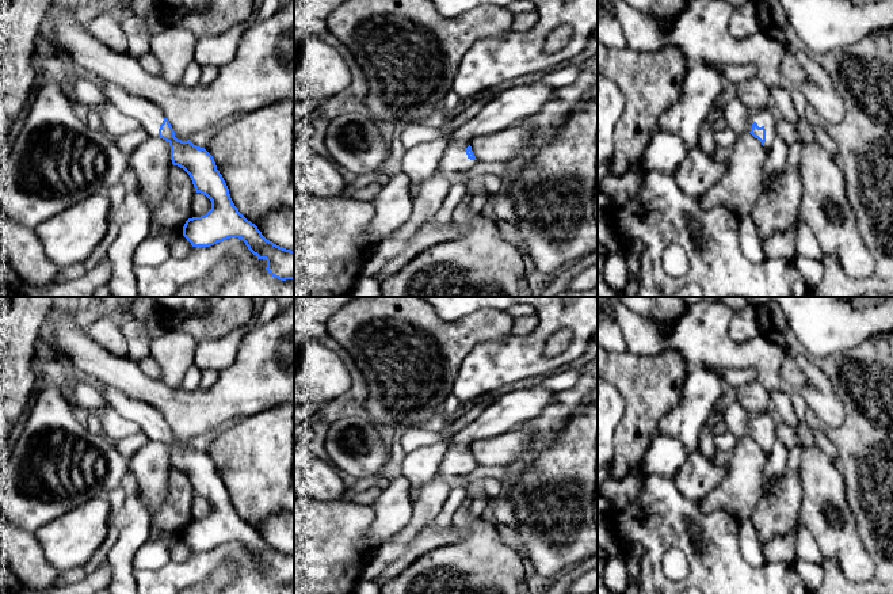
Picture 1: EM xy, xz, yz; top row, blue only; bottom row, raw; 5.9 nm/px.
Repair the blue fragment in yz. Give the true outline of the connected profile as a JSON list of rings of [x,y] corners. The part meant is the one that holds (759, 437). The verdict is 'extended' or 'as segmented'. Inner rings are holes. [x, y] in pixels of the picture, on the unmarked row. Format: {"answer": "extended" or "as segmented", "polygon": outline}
{"answer": "extended", "polygon": [[[734,401],[722,408],[720,419],[725,423],[729,433],[737,438],[751,437],[770,457],[776,441],[776,426],[772,420],[771,411],[772,408],[770,407],[762,414],[751,414]]]}

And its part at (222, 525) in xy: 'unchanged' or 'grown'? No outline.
grown

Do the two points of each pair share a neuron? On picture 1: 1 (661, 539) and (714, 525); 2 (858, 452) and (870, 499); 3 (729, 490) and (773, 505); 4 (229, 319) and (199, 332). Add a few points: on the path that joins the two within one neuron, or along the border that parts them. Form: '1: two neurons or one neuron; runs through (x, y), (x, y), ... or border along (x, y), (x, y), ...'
1: one neuron; runs through (675, 532), (701, 530)
2: one neuron; runs through (870, 464), (870, 487)
3: two neurons; border along (764, 480), (759, 503), (751, 518)
4: one neuron; runs through (222, 319), (206, 326)

